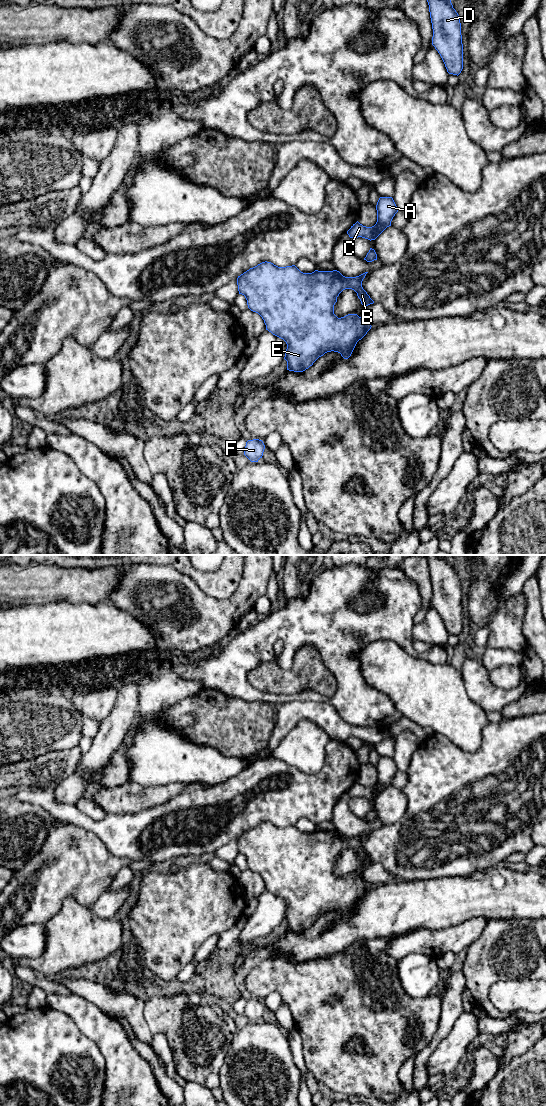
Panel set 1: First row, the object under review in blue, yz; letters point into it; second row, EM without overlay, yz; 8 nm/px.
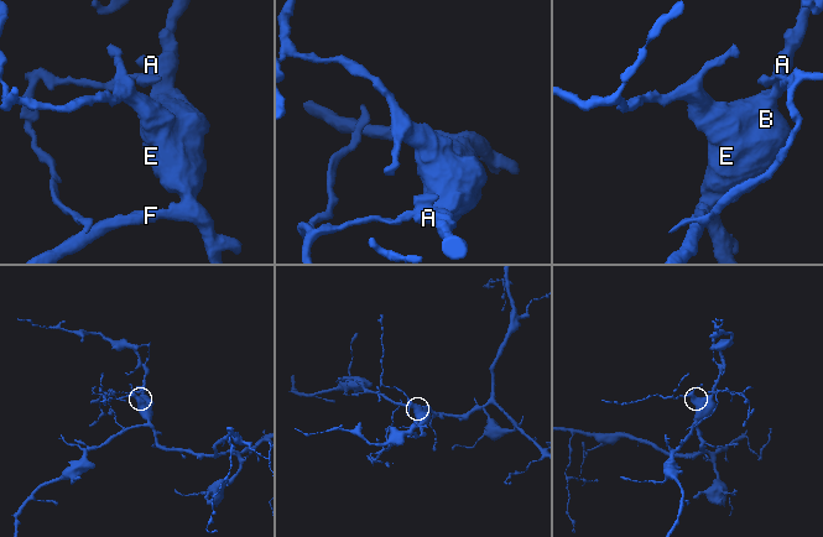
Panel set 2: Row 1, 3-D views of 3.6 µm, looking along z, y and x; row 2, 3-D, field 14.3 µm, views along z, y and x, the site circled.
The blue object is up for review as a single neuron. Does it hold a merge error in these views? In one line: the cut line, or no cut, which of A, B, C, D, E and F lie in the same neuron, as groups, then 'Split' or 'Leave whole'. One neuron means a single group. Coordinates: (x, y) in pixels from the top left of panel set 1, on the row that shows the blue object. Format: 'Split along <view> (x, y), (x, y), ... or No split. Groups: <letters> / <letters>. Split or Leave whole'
Split along yz (373, 226), (373, 236), (371, 239). Groups: A B D E F / C. Split

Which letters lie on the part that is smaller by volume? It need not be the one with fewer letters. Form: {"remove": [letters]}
{"remove": ["C"]}

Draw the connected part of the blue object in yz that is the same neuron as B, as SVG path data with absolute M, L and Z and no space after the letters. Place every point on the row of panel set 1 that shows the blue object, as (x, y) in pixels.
M265 261L238 276L237 285L239 294L244 295L247 300L248 308L258 313L264 320L266 330L286 342L287 349L284 359L287 361L287 370L303 372L327 352L338 352L344 359L348 359L357 342L371 329L372 326L357 314L348 314L341 318L334 314L337 297L345 289L354 290L363 306L374 303L362 287L362 281L367 273L356 277L345 277L337 270L315 270L312 273L303 273L295 265L278 267Z

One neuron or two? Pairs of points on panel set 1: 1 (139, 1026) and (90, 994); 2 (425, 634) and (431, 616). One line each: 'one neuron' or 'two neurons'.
1: one neuron
2: one neuron

